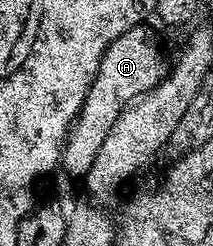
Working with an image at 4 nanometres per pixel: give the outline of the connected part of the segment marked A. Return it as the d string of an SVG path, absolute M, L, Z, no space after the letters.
M146 25L129 27L103 53L99 69L95 73L89 92L81 105L81 111L74 119L65 146L61 149L60 166L69 175L84 177L92 167L100 146L106 141L115 121L122 111L134 100L140 99L146 91L164 81L167 74L165 55L157 35Z

